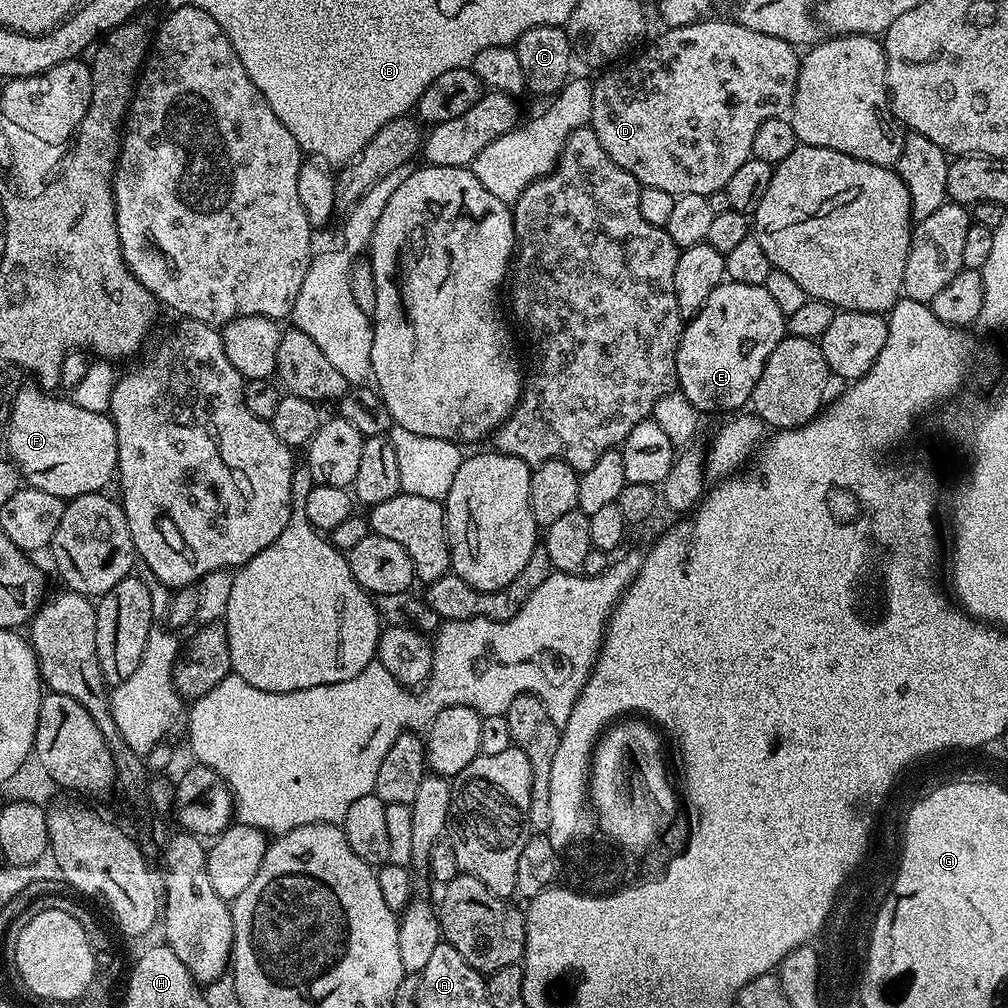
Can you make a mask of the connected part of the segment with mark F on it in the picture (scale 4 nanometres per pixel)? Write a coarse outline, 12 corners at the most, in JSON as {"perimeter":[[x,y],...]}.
{"perimeter":[[24,384],[7,459],[70,501],[118,469],[111,415]]}

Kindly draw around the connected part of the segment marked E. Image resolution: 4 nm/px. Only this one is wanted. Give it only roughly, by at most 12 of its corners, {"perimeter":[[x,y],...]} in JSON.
{"perimeter":[[725,282],[685,323],[679,391],[740,410],[786,335],[763,284]]}

